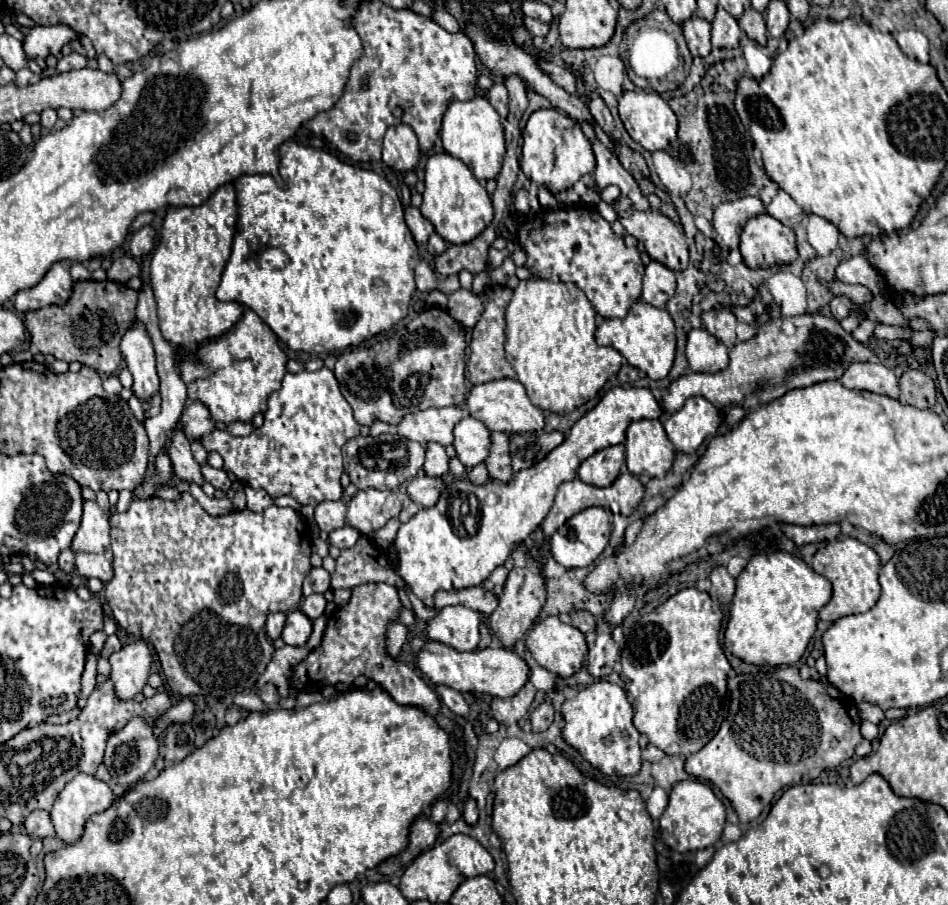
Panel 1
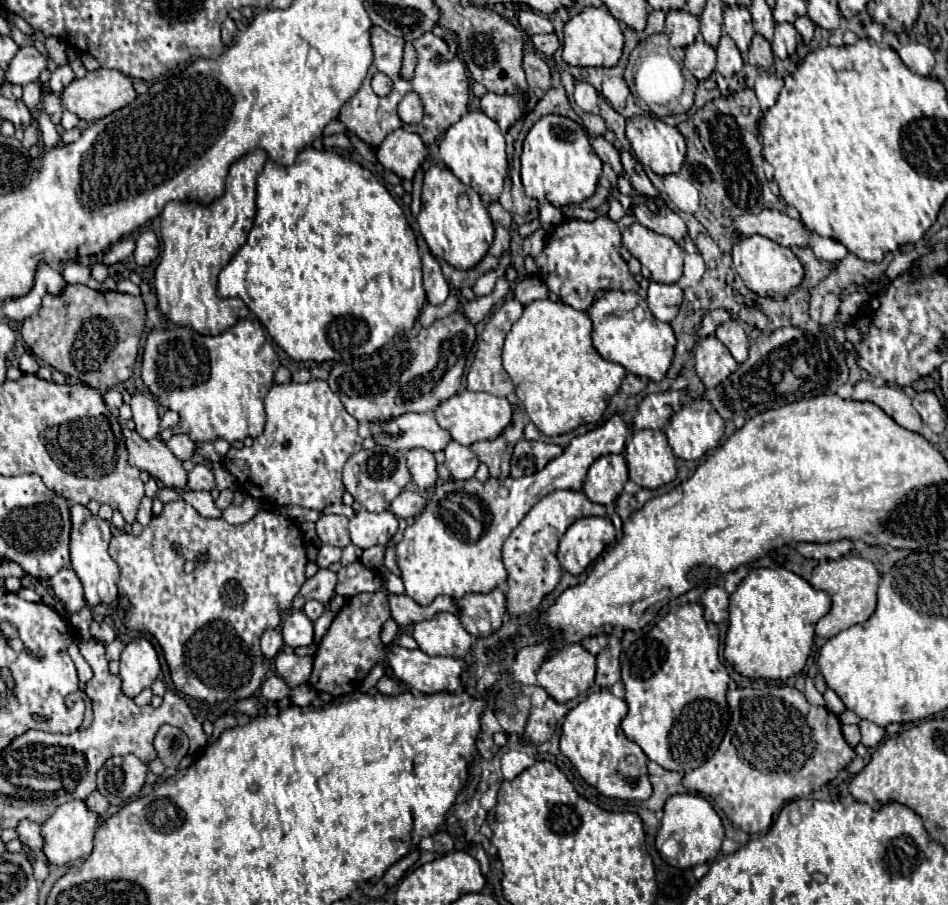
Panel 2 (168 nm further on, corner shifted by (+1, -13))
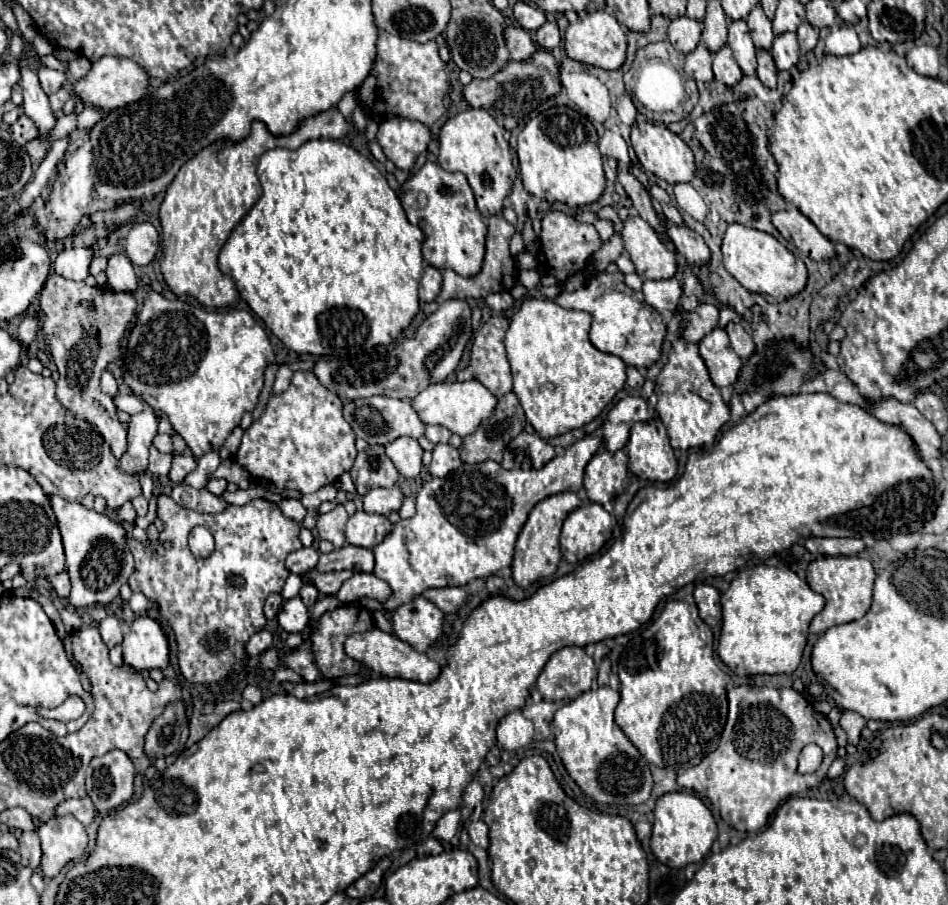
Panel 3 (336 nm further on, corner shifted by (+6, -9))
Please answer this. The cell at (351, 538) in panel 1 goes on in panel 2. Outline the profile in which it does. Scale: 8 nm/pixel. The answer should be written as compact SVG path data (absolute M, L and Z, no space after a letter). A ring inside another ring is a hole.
M321 545L319 551L317 551L317 567L329 567L331 563L339 561L341 559L341 549L339 547L333 547L333 545Z

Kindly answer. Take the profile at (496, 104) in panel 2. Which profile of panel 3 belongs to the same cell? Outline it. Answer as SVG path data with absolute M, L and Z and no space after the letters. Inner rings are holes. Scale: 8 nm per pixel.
M536 51L534 57L526 59L526 61L508 61L506 69L502 73L496 73L494 77L490 79L472 79L470 85L464 87L464 99L472 105L472 107L478 107L478 109L486 109L500 127L512 131L520 119L524 119L532 109L536 109L536 105L540 105L542 101L550 99L552 95L556 95L560 91L560 85L558 85L558 61L556 57L550 53L550 51Z

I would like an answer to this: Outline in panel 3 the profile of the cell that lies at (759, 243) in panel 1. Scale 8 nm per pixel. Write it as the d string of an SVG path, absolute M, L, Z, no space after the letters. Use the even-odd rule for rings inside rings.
M732 223L722 241L722 255L726 271L736 277L742 287L758 295L770 295L778 301L800 293L806 285L806 265L792 251L788 251L772 235Z

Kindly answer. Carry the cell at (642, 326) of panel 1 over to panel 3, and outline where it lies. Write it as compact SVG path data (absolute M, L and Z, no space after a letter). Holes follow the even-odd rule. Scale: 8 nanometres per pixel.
M598 273L586 287L558 295L556 303L560 307L582 309L592 315L590 341L596 349L616 355L626 365L632 365L636 369L648 369L660 359L662 343L666 337L666 325L660 313L644 303L640 291L632 291L624 285L622 273Z

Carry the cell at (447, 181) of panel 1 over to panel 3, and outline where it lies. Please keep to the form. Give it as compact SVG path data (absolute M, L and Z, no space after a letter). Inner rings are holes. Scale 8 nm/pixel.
M426 163L416 175L412 175L400 189L398 193L402 207L406 211L406 217L412 225L422 229L424 233L424 243L422 243L422 257L426 263L434 265L436 269L454 269L456 273L462 273L464 277L472 277L478 273L484 261L484 241L486 241L486 223L482 213L476 207L474 193L462 173L448 173L444 171L438 163Z

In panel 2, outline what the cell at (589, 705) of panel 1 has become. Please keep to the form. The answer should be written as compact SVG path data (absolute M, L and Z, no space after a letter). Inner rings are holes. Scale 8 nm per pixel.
M603 689L585 697L565 715L561 733L561 753L569 757L579 775L601 795L623 801L645 801L651 797L647 773L647 755L637 743L629 741L621 731L621 721L627 715L627 703Z

